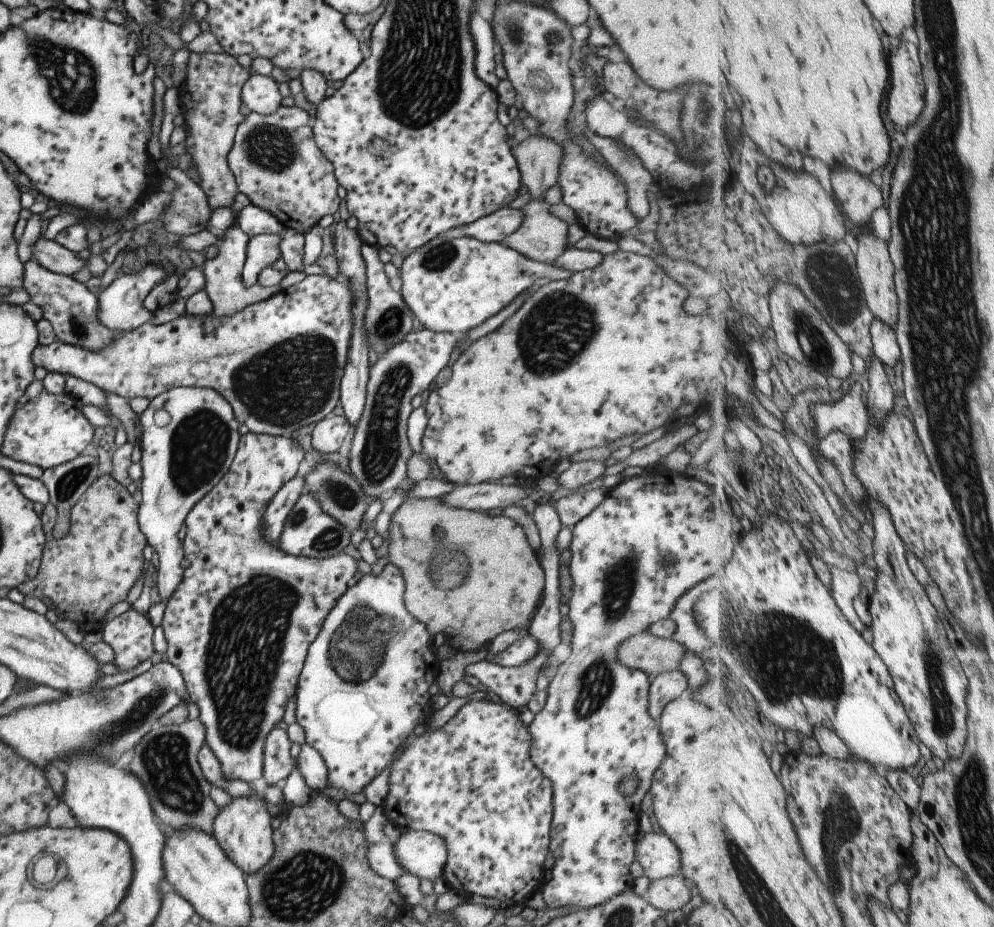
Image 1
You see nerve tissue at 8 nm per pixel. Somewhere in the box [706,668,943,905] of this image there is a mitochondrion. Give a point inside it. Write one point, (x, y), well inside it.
(843, 819)

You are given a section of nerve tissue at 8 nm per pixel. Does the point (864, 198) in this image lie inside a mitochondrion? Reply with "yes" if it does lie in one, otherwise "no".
no

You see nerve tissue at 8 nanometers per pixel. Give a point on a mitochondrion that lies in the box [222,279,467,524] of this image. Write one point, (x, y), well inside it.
(287, 383)

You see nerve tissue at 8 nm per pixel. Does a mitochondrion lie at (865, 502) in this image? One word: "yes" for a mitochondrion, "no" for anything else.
no

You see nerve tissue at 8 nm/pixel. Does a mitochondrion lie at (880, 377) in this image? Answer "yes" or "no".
no

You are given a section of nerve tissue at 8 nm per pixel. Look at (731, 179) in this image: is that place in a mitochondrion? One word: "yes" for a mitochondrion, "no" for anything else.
no

